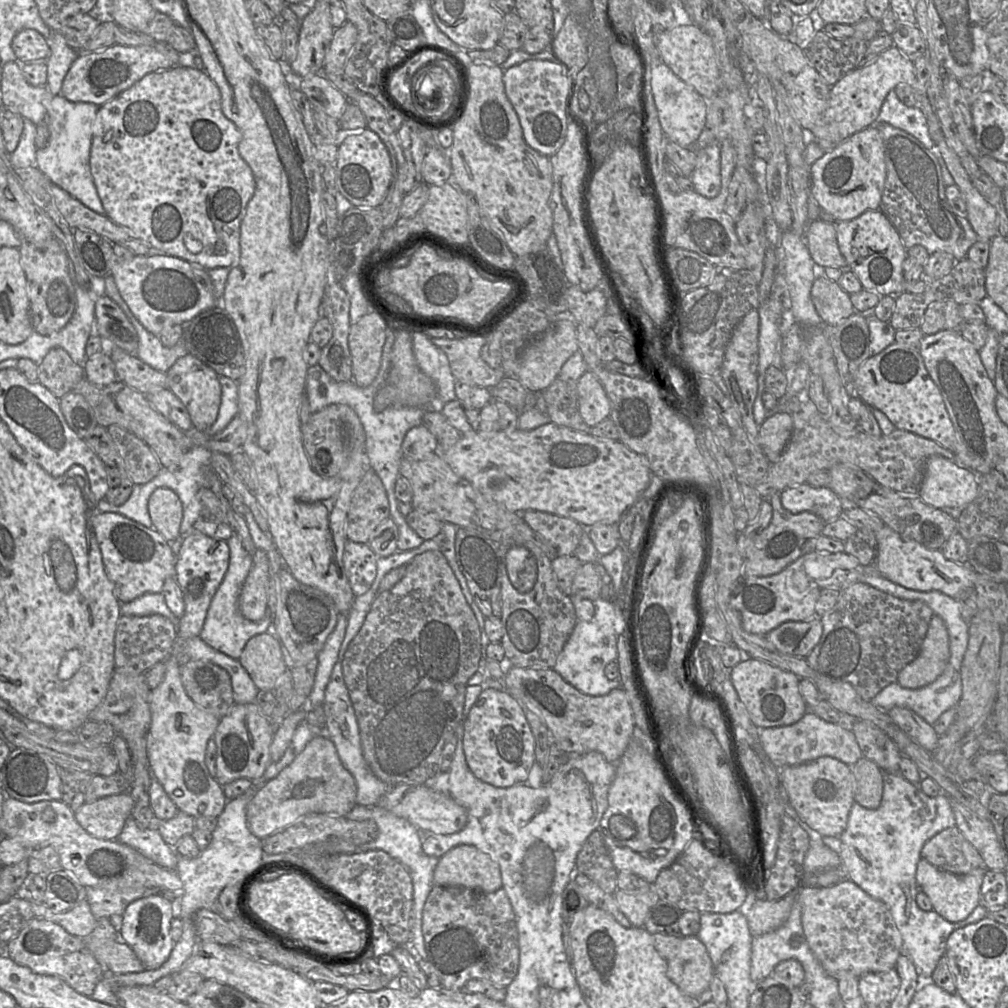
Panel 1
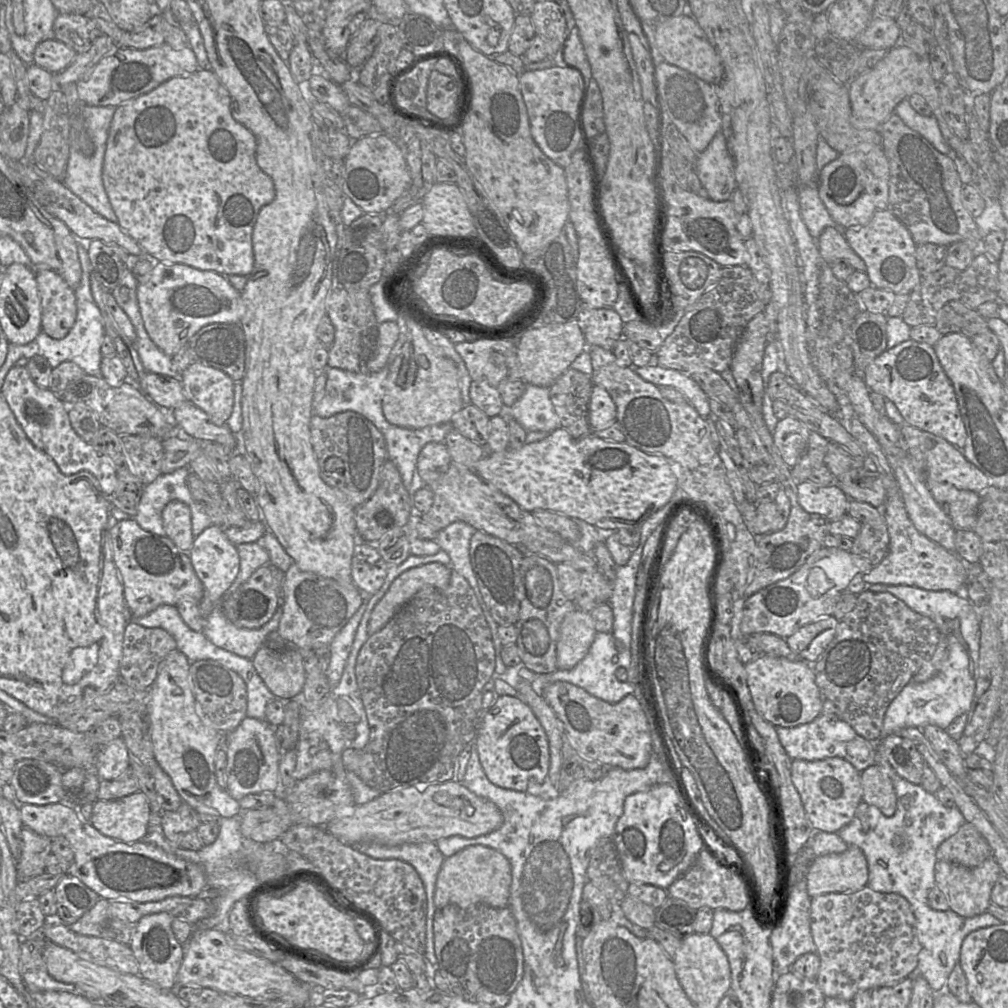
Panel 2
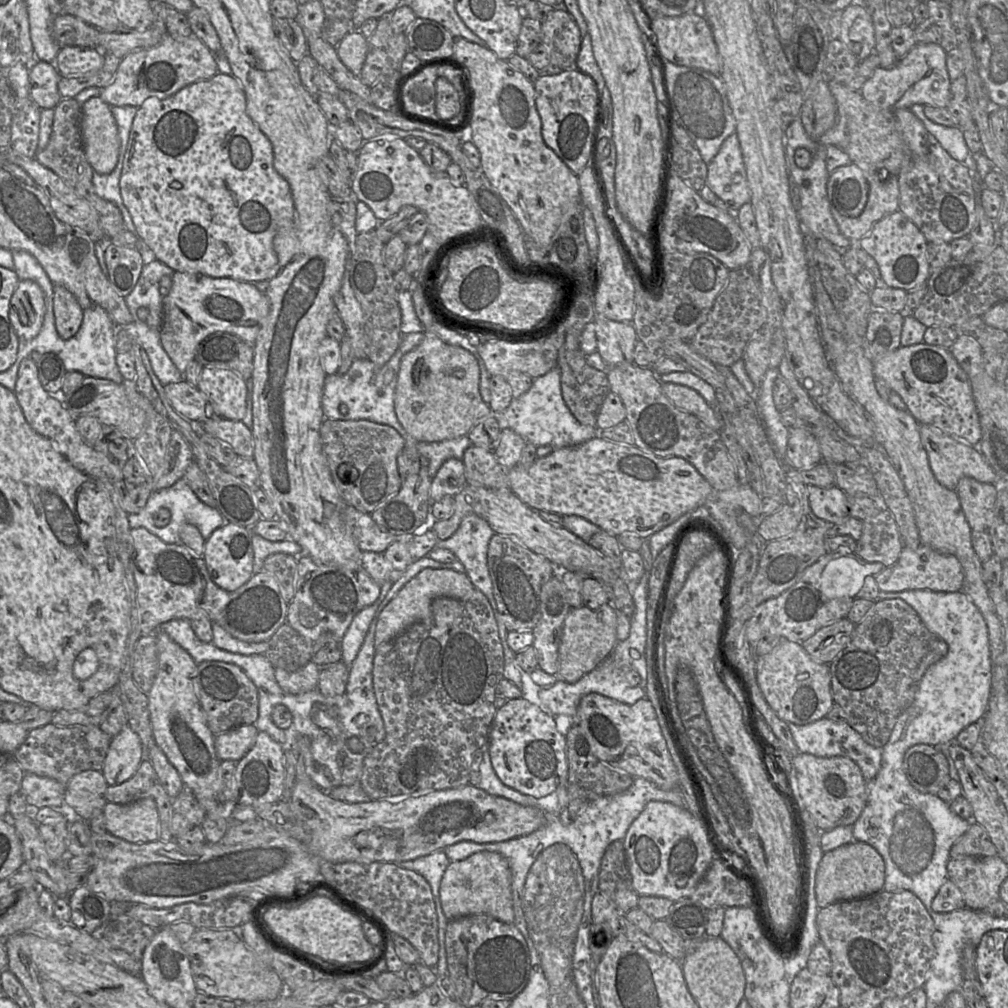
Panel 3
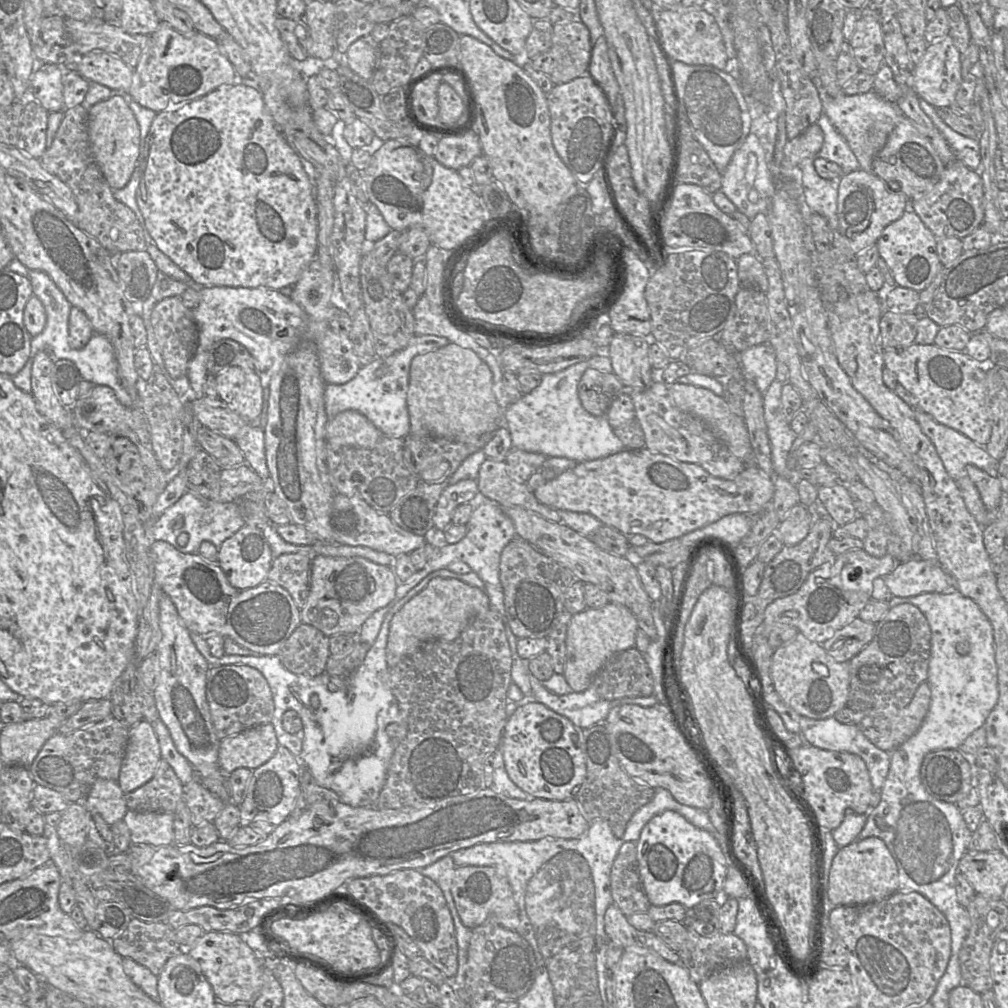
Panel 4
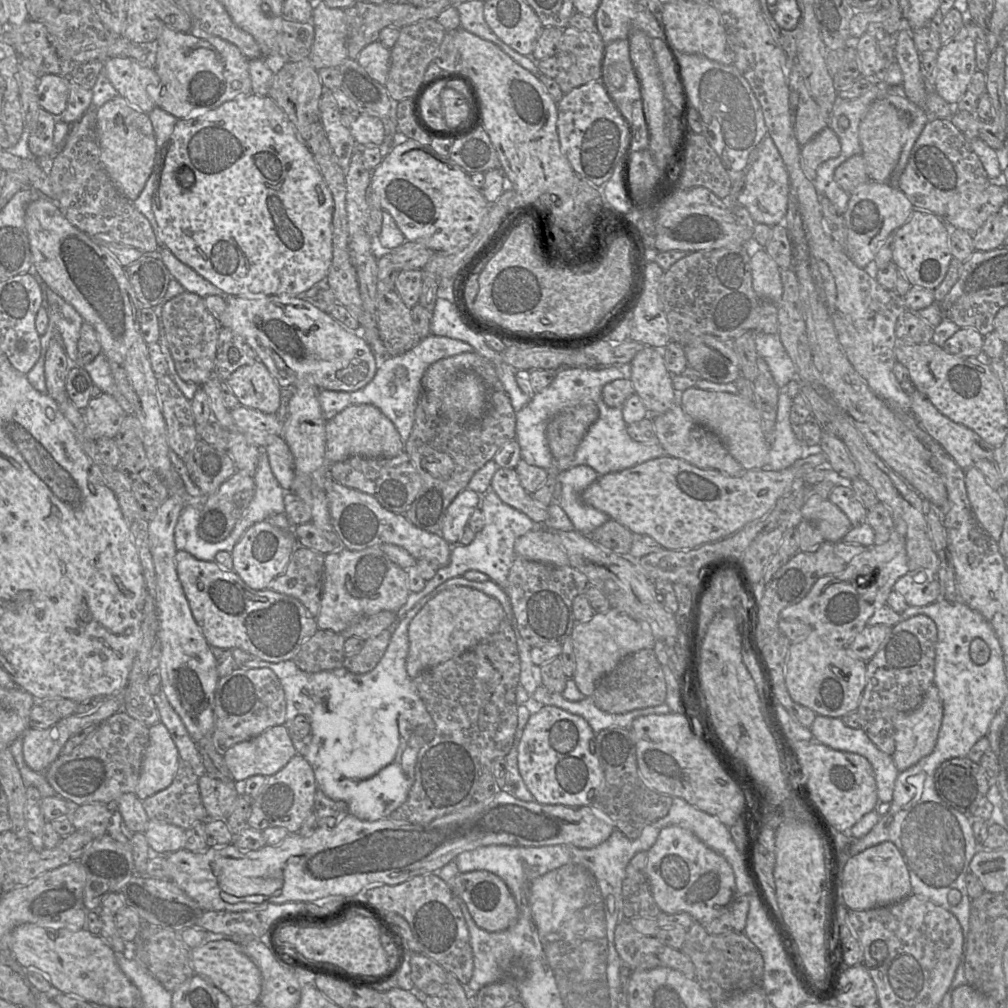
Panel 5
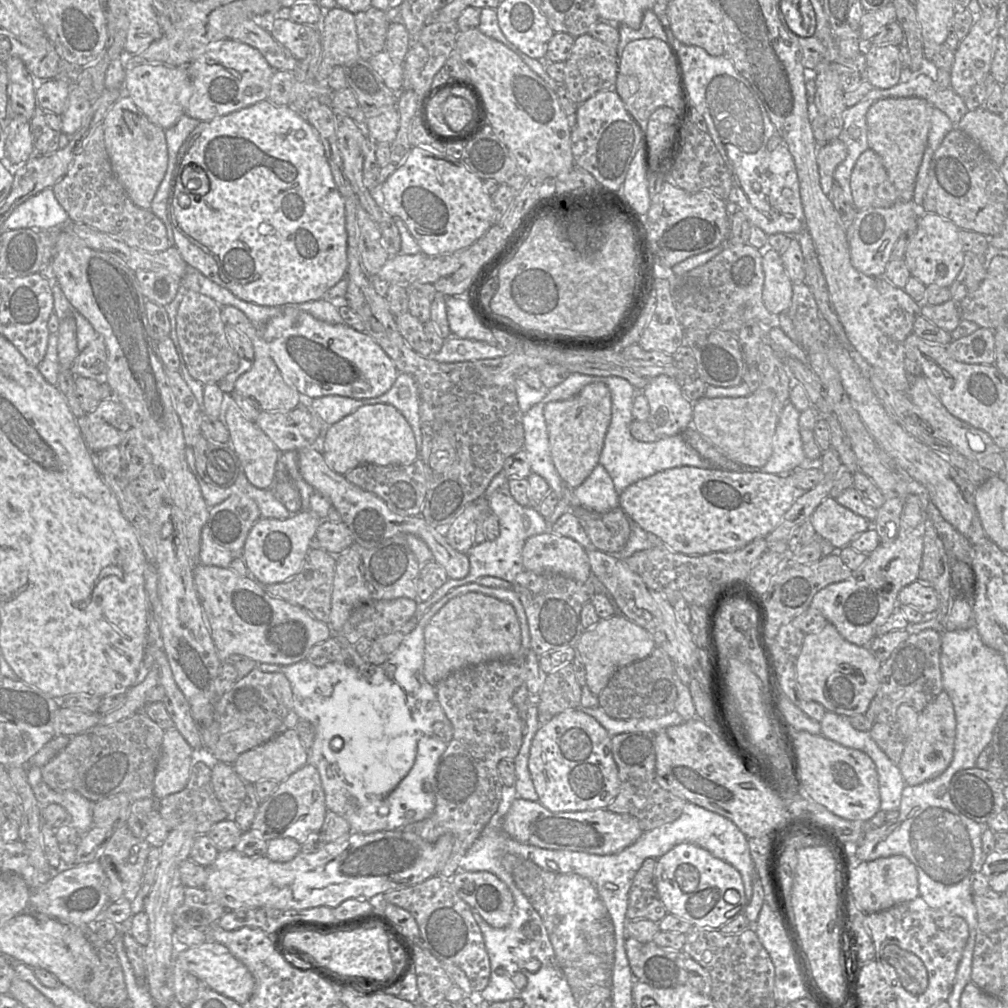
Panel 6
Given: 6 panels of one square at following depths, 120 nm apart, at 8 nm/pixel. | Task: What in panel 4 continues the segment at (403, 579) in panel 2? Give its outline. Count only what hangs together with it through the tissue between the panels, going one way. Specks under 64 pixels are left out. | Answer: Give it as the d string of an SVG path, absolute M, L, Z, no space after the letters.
M432 578L391 620L386 647L388 667L394 667L403 657L413 653L427 641L457 639L472 619L490 608L489 597L484 590L458 579Z

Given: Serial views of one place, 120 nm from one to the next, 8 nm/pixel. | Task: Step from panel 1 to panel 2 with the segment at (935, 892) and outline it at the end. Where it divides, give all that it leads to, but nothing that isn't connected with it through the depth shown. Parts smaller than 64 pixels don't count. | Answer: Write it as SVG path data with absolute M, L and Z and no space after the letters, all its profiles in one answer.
M987 858L981 865L968 868L947 861L935 864L935 884L945 895L949 909L962 917L972 917L987 911L991 903L991 890L1002 875L1001 868L993 858Z

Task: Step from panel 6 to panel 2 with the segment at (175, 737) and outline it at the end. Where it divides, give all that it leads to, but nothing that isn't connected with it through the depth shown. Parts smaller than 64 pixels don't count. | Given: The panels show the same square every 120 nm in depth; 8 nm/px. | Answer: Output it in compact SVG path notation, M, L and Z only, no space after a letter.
M120 737L102 747L94 771L100 780L114 780L129 770L130 752Z

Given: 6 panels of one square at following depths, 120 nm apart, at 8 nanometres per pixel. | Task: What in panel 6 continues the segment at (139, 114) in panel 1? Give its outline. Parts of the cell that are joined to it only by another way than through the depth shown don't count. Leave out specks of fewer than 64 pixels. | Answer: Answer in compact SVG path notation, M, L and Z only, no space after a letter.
M263 100L223 117L216 118L210 121L200 122L180 147L177 167L174 175L173 188L168 201L168 218L173 238L173 244L171 246L174 246L179 251L180 255L185 260L187 265L196 268L204 276L208 277L218 285L228 289L236 297L244 301L254 303L256 305L286 306L288 304L302 304L304 302L312 300L319 300L322 299L323 295L328 289L337 284L346 276L348 261L345 203L333 178L331 168L325 156L325 150L318 133L313 128L313 126L305 119L305 117L300 112L295 111L291 106L277 105L270 102L269 100Z

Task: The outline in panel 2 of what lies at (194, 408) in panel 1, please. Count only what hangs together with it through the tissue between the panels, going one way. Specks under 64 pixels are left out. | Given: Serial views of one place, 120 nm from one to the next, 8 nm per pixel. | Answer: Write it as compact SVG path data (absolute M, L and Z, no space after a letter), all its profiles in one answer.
M194 361L181 373L180 381L187 401L203 410L216 425L227 422L233 410L235 382L226 373Z

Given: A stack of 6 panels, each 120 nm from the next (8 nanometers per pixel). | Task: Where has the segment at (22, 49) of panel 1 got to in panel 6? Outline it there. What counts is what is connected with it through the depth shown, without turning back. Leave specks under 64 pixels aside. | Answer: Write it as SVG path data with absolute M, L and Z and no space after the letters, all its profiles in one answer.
M139 63L127 66L124 90L141 112L155 125L167 130L185 115L193 88L186 66Z

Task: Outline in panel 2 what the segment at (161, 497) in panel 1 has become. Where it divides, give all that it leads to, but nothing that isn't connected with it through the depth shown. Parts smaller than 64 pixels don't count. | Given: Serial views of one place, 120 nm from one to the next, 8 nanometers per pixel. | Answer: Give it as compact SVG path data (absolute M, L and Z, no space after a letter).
M178 500L167 503L162 511L162 524L166 537L181 551L191 550L195 537L188 505Z

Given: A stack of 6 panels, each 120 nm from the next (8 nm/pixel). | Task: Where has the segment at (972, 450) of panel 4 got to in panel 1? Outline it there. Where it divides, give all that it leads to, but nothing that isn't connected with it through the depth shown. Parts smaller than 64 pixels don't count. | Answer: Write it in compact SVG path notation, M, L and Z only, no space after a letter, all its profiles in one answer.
M932 456L925 466L919 497L928 505L946 511L962 510L979 491L979 475L942 456Z

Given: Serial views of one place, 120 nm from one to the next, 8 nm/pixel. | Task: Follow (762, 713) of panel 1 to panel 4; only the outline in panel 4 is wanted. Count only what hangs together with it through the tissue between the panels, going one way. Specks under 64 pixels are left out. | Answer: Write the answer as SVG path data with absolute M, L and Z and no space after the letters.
M801 633L774 650L770 677L784 703L802 717L825 719L847 705L850 684L848 662L837 662L820 644L808 640Z

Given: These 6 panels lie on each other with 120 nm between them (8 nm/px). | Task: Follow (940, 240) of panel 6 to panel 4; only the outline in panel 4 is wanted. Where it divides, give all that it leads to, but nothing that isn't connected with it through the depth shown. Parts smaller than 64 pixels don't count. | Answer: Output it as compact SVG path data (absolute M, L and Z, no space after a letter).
M912 210L884 228L875 246L889 267L896 285L920 292L928 287L944 268L937 254L937 238Z

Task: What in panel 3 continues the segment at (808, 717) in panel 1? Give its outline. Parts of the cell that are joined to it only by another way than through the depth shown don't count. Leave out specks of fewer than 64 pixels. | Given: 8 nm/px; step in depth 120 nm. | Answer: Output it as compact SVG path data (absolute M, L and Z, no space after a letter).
M824 717L805 725L789 724L789 727L800 753L818 757L845 756L859 766L866 781L877 776L882 764L881 749L868 744L847 722L834 722Z

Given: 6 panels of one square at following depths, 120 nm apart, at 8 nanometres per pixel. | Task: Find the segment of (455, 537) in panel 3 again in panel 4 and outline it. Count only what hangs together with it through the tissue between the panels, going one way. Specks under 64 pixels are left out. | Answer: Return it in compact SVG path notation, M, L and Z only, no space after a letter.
M479 493L471 503L474 503L475 508L466 525L465 537L455 544L441 547L434 559L429 562L430 572L447 568L452 562L465 562L484 582L484 591L489 597L491 607L496 609L501 616L505 616L508 621L504 605L504 592L500 581L500 558L504 547L518 536L512 520L496 502Z

